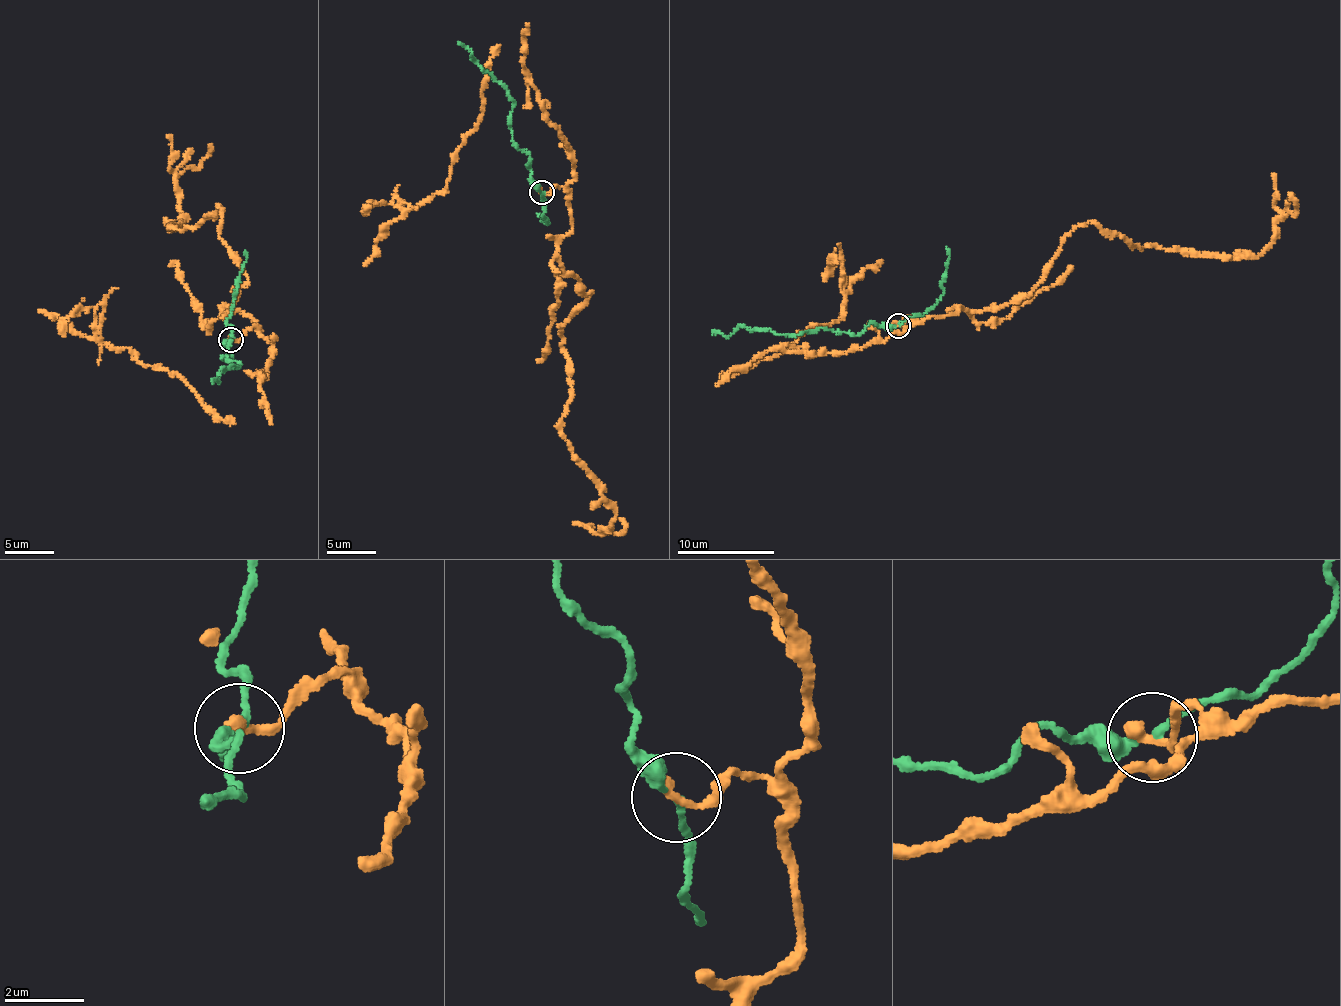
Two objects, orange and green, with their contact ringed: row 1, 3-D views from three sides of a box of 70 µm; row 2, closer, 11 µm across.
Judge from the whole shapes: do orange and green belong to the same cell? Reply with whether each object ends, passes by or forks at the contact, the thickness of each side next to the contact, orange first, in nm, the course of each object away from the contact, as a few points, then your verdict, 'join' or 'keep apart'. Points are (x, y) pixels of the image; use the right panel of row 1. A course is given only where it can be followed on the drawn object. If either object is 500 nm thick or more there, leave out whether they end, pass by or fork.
orange ends | green passes by | 320/170 nm | orange via (899, 326), (1003, 307), (1034, 290), (1061, 240), (1088, 223), (1143, 247), (1249, 258), (1295, 212), (1288, 192) | green via (900, 326), (872, 324), (856, 336), (817, 328), (796, 335), (745, 327), (728, 336), (712, 330) | keep apart

